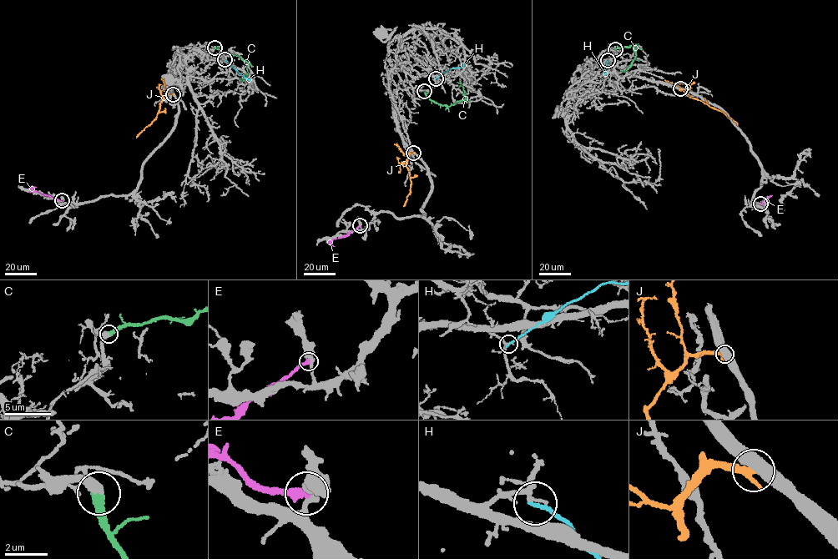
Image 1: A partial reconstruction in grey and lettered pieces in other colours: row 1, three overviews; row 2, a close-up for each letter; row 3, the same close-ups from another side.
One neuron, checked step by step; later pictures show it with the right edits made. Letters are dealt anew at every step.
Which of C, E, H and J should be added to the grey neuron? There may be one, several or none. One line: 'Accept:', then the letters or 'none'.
Accept: C

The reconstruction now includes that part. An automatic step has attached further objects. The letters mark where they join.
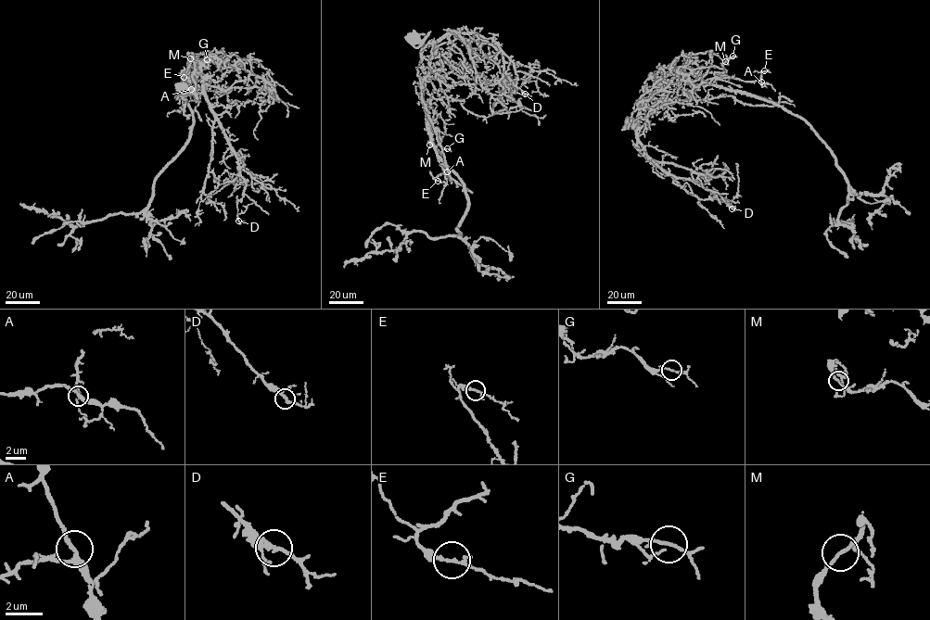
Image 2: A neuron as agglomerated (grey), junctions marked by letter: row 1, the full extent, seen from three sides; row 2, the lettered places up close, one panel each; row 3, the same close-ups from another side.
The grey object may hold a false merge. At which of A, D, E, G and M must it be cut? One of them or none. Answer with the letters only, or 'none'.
none

